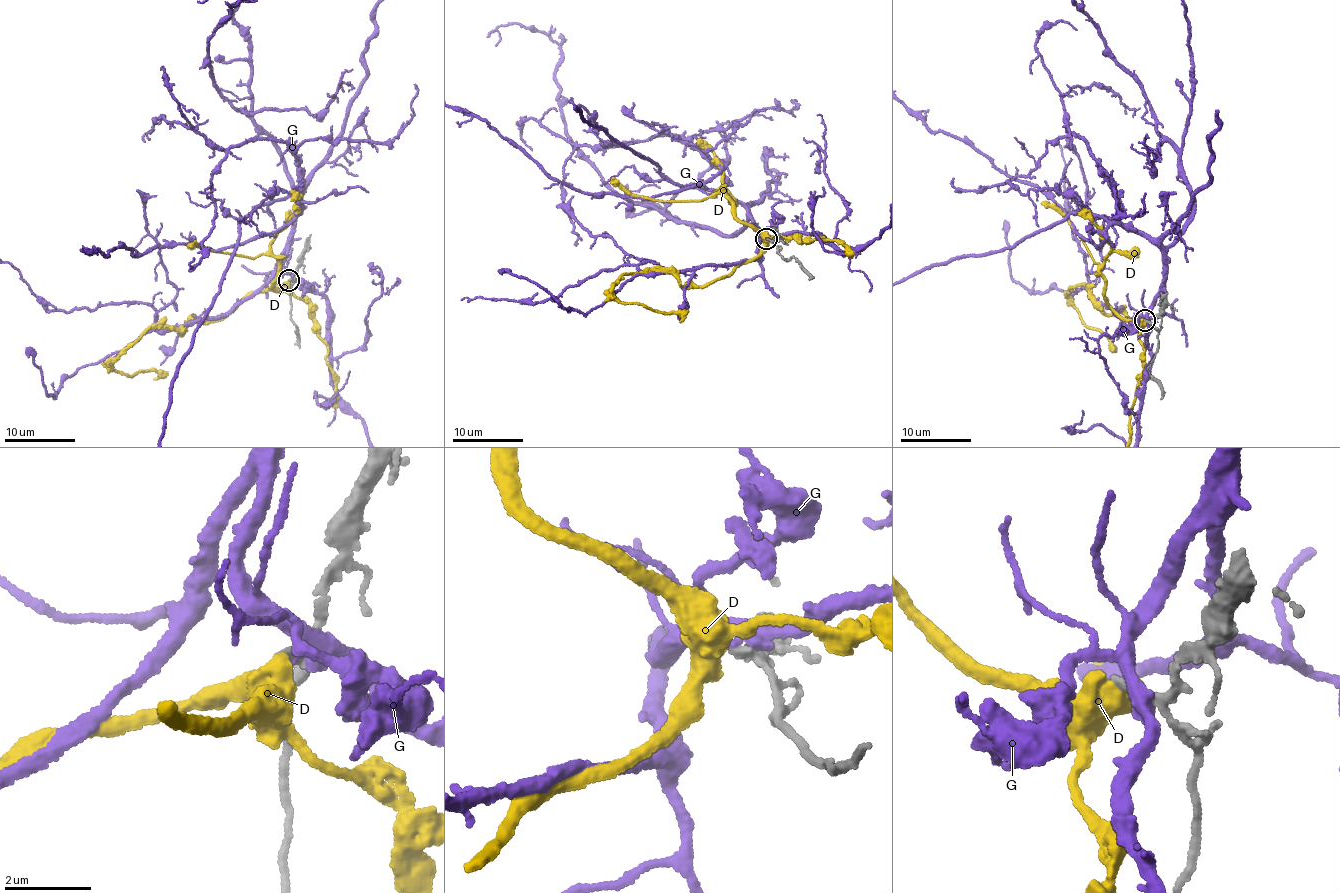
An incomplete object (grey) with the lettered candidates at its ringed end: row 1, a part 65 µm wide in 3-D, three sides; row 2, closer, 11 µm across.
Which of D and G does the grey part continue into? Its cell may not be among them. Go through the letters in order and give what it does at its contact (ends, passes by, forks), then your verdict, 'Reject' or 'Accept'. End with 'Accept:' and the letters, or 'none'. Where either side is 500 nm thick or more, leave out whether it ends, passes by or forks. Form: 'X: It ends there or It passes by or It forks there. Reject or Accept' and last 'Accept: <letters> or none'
D: Reject
G: It passes by. Reject
Accept: none

